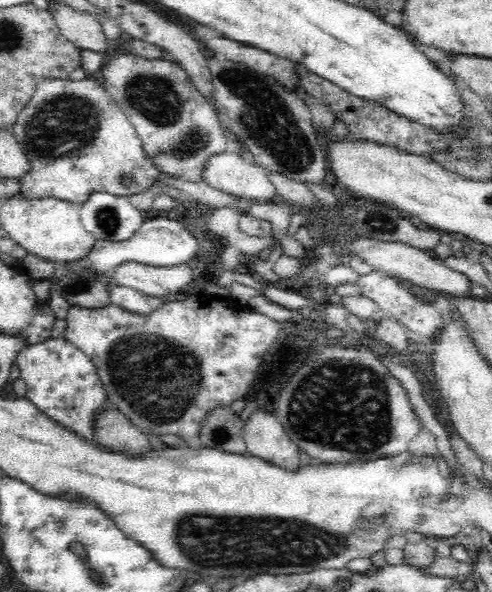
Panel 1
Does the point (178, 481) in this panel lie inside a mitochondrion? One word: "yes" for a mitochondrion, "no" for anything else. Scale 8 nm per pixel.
no

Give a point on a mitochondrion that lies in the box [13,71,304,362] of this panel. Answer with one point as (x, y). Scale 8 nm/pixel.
(60, 126)

